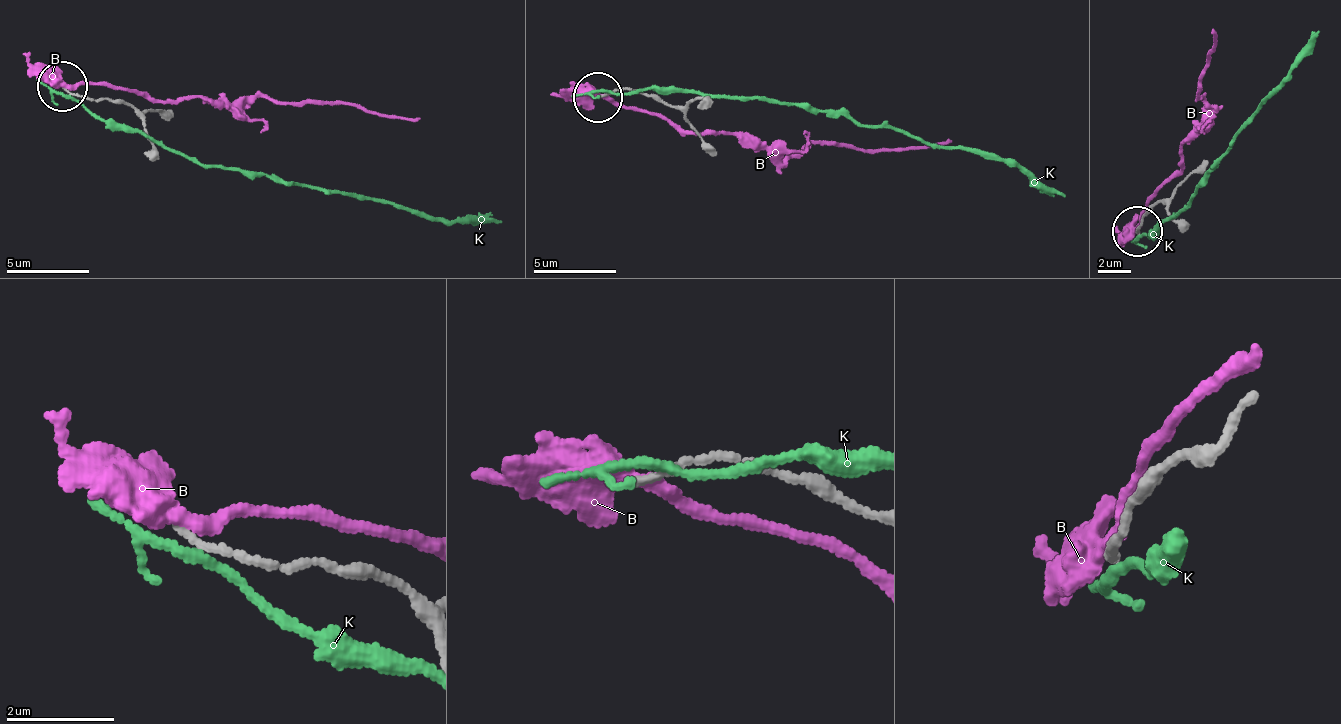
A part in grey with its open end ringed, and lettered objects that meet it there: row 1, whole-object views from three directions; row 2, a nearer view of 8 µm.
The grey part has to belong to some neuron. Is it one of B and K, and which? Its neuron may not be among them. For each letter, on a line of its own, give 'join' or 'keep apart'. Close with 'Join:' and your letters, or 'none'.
B: keep apart
K: keep apart
Join: none

